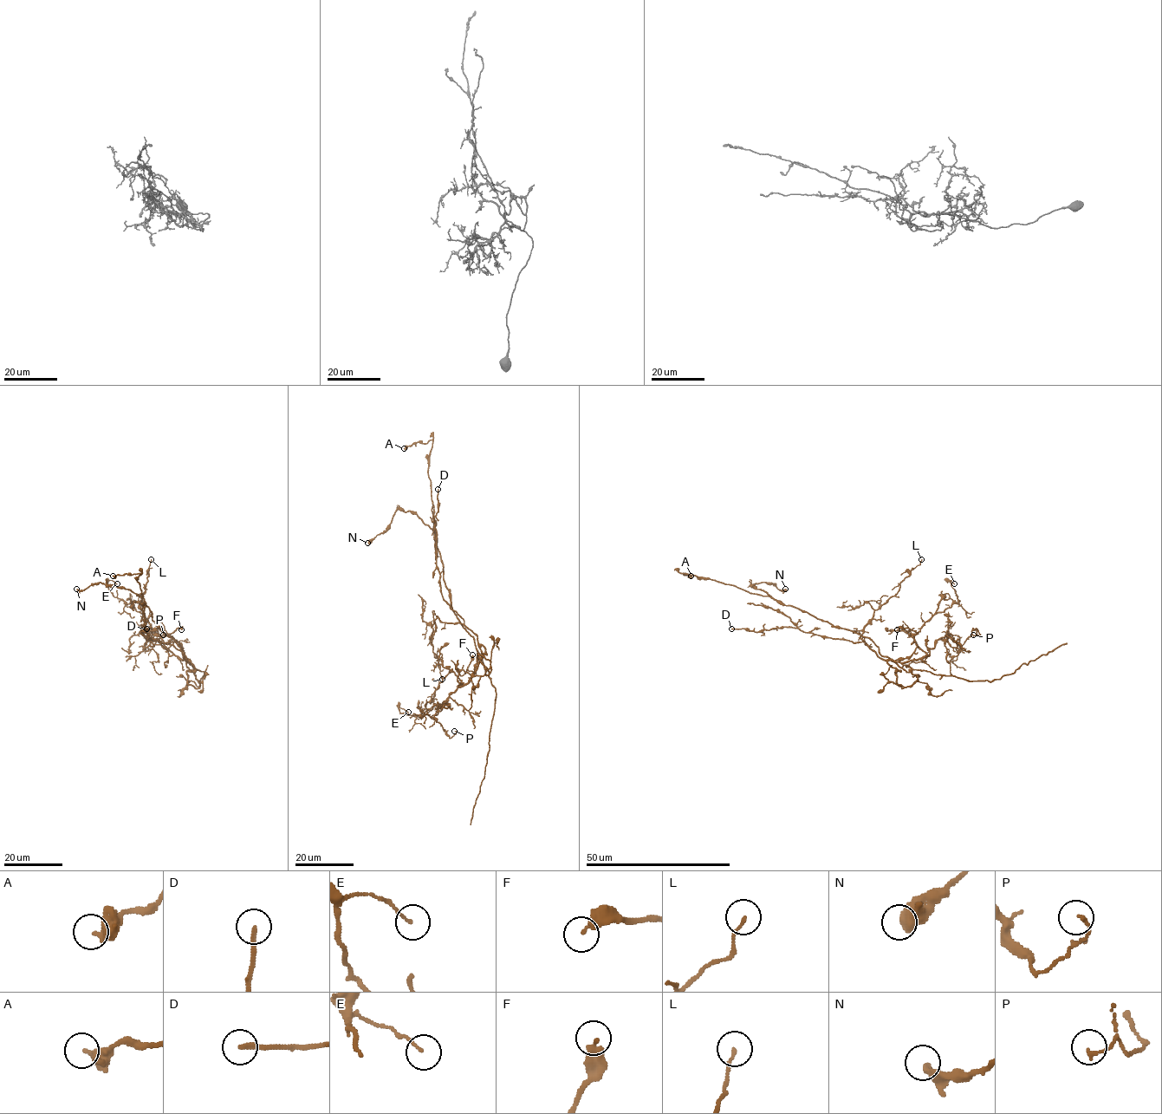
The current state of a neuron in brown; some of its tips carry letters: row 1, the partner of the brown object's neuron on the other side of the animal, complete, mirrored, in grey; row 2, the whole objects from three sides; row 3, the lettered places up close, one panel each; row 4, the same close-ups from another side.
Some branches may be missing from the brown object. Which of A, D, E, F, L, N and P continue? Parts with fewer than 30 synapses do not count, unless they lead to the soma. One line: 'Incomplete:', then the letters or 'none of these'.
Incomplete: none of these

